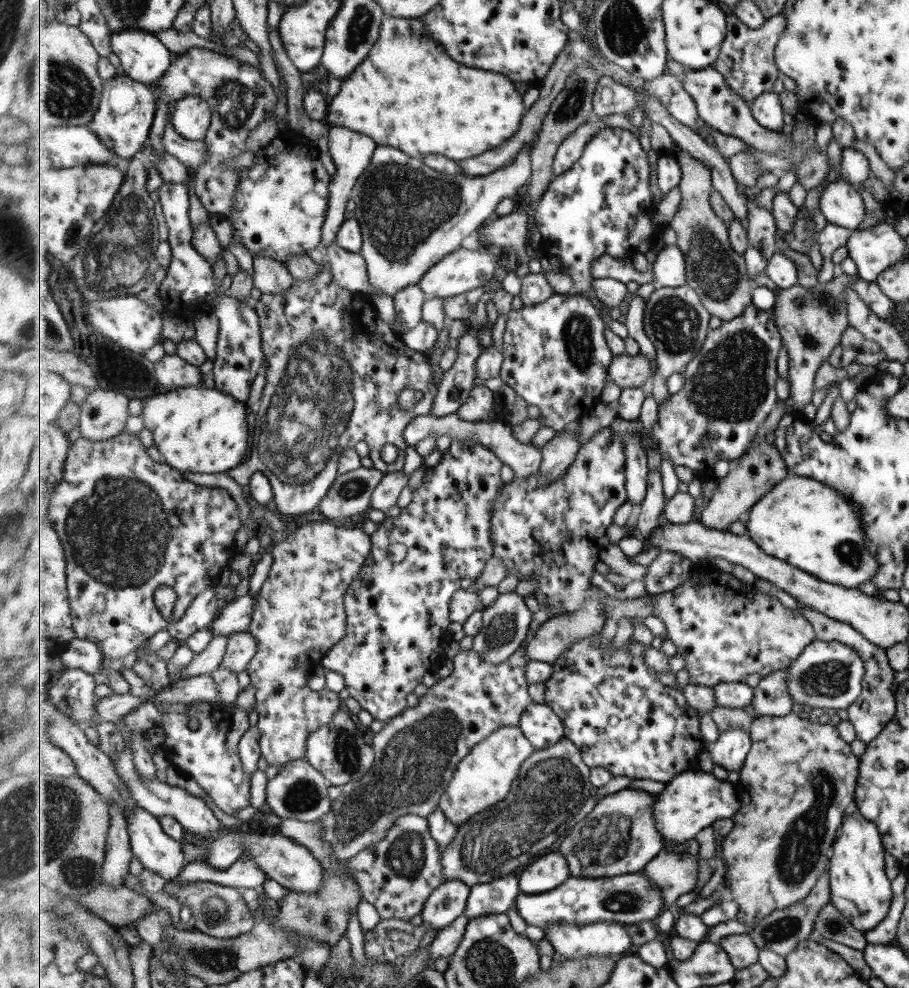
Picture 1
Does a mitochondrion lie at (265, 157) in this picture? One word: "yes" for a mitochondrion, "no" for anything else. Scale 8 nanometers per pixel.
no

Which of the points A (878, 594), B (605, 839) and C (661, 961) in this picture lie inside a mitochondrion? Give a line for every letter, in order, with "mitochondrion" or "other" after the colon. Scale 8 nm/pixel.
A: other
B: mitochondrion
C: other

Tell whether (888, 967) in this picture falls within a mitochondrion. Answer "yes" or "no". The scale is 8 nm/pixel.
no

